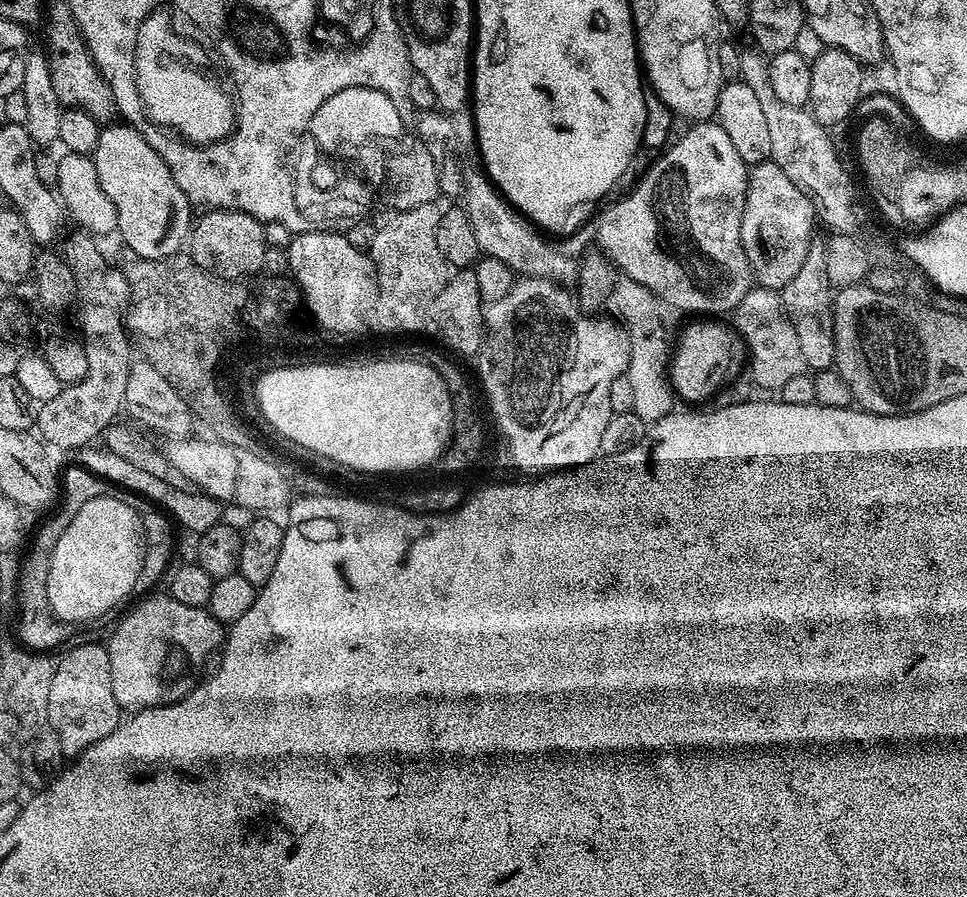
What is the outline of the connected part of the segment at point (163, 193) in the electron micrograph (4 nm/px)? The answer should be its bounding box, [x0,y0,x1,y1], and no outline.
[94,123,194,258]

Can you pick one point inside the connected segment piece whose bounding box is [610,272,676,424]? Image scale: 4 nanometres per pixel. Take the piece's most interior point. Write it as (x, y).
(649, 351)

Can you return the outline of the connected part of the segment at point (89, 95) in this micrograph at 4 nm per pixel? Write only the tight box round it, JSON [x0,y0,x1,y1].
[46,2,117,122]

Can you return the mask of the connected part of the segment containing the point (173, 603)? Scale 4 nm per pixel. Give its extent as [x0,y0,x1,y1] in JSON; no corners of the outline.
[106,594,225,713]

